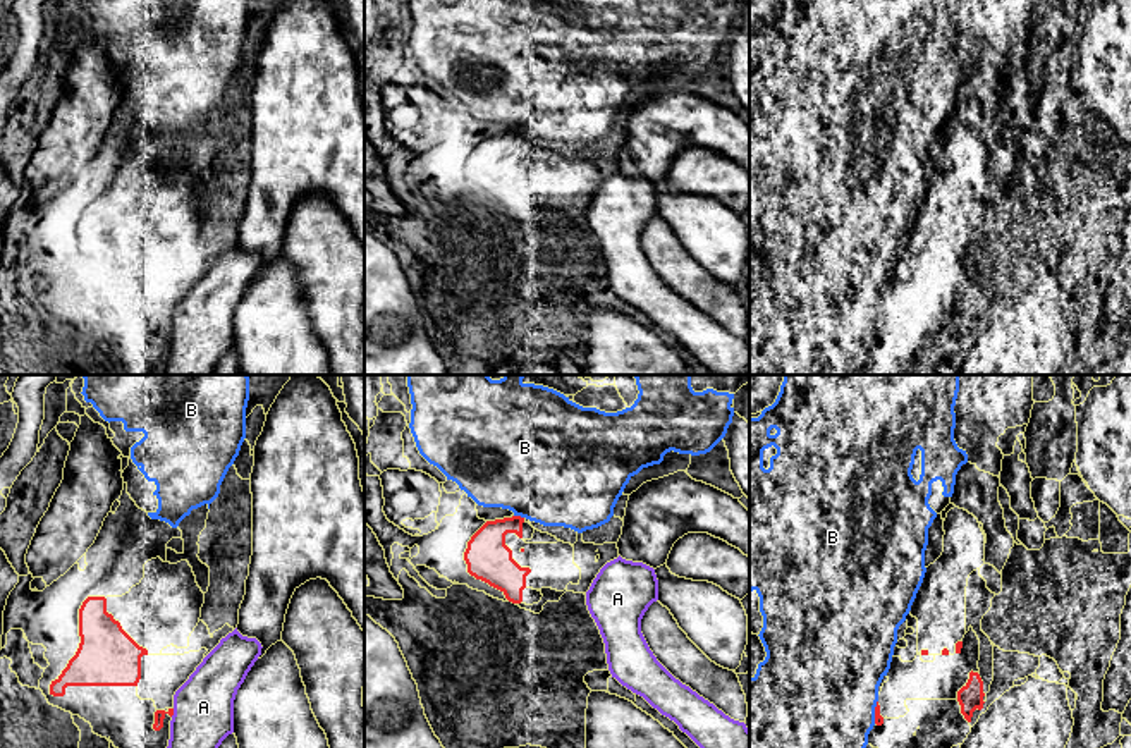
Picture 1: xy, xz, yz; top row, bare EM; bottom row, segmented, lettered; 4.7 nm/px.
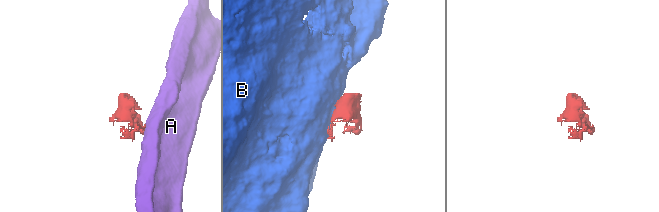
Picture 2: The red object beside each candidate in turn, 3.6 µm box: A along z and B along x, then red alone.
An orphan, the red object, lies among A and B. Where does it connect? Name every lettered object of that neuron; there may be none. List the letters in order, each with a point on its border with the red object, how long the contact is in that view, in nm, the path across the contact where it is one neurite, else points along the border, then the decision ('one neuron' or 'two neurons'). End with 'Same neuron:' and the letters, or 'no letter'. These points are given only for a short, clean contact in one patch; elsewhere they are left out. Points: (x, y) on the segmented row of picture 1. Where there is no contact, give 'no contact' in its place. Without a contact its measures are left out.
A: meets red in xy at (172, 712); contact 40 nm long; border along xy (174, 709), (171, 716); two neurons
B: meets red in xz at (519, 516); contact 50 nm long; two neurons
Same neuron: no letter

